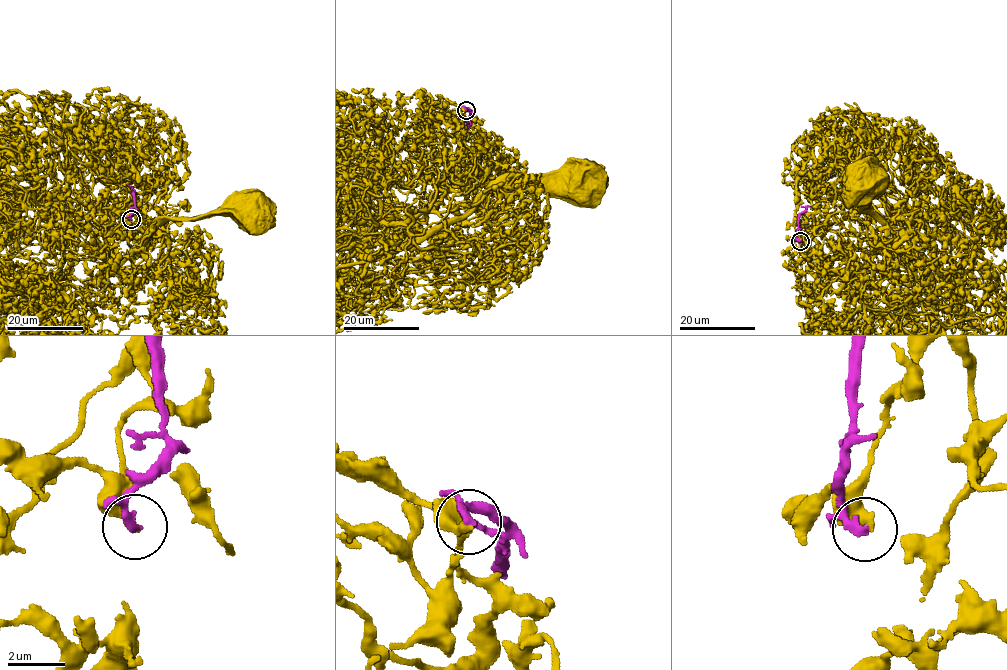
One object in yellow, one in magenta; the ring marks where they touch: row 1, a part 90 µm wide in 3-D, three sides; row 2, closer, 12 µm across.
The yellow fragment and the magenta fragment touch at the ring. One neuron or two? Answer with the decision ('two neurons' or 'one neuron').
two neurons

